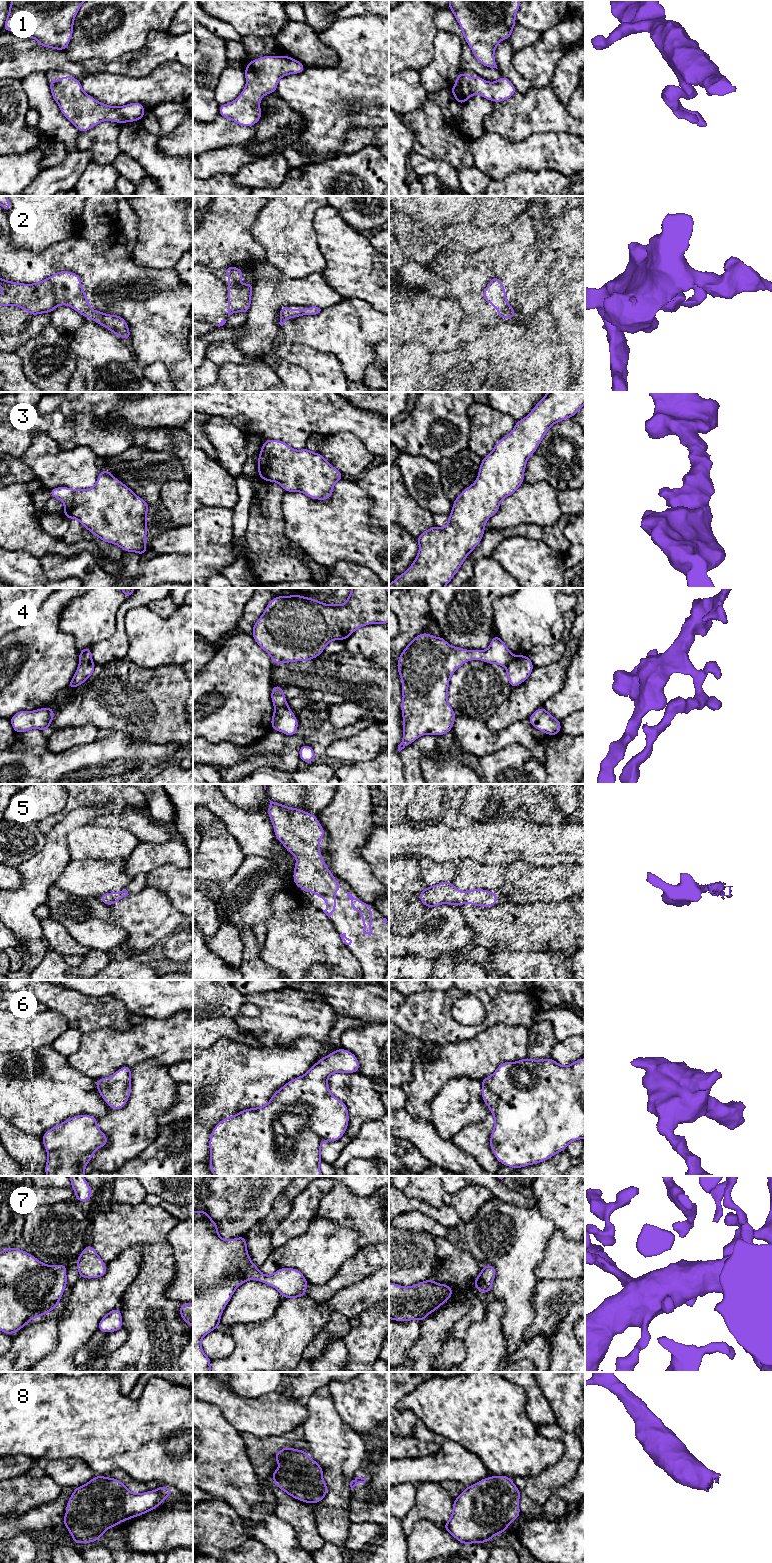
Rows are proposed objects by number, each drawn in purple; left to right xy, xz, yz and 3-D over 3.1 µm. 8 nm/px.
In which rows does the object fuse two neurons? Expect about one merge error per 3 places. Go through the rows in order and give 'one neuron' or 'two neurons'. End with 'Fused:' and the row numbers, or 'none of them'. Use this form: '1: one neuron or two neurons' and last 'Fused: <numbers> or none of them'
1: one neuron
2: one neuron
3: one neuron
4: two neurons
5: one neuron
6: one neuron
7: one neuron
8: one neuron
Fused: 4

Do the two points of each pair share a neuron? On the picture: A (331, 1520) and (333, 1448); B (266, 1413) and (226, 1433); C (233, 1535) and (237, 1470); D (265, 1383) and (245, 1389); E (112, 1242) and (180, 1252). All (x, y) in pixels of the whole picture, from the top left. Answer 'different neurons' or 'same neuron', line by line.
A: same neuron
B: different neurons
C: different neurons
D: same neuron
E: different neurons

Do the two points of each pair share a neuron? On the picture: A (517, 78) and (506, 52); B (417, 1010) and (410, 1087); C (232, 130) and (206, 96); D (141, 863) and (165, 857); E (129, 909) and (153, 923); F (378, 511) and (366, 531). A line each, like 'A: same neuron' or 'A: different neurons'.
A: same neuron
B: different neurons
C: different neurons
D: same neuron
E: same neuron
F: different neurons

